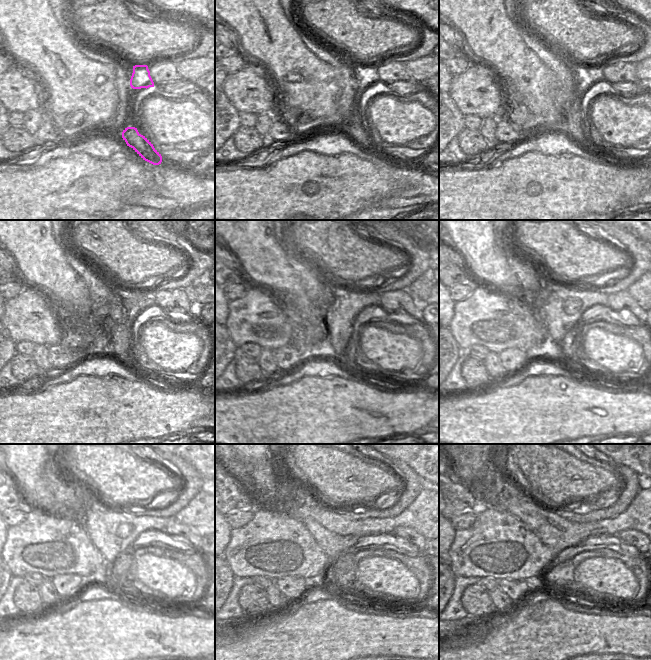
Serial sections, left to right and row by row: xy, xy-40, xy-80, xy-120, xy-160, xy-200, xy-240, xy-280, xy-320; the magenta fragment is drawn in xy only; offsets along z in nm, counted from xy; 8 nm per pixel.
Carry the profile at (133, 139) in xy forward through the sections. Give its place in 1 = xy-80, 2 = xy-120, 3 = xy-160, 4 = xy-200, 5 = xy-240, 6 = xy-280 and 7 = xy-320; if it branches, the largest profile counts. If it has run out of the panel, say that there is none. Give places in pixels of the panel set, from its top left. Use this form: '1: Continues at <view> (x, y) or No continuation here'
1: Continues at xy-80 (573, 126)
2: Continues at xy-120 (121, 346)
3: Continues at xy-160 (338, 318)
4: Continues at xy-200 (560, 309)
5: Continues at xy-240 (113, 532)
6: Continues at xy-280 (337, 532)
7: Continues at xy-320 (553, 527).

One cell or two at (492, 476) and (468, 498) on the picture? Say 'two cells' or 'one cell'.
two cells

